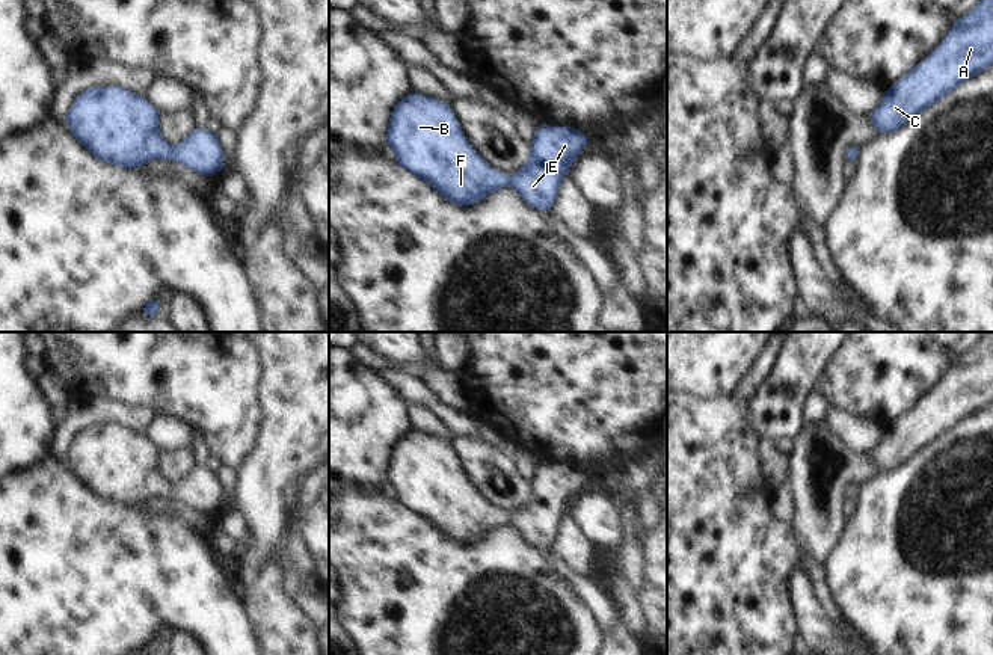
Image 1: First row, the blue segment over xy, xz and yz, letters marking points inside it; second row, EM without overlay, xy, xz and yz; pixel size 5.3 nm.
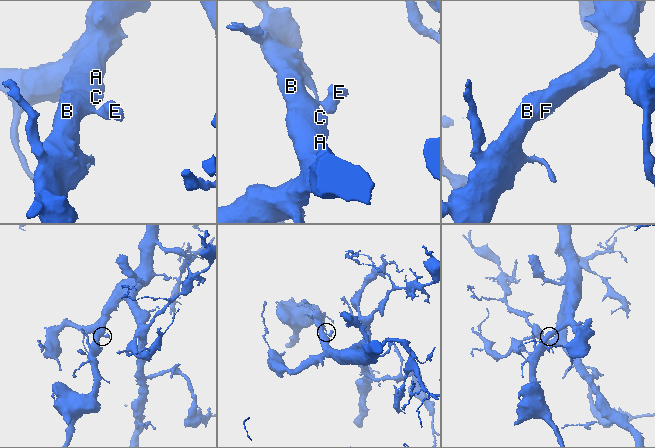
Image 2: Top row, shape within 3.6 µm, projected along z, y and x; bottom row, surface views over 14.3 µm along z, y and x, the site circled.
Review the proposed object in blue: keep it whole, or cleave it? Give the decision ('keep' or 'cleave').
keep

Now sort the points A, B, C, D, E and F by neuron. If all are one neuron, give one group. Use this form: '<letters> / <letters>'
A B C D E F

